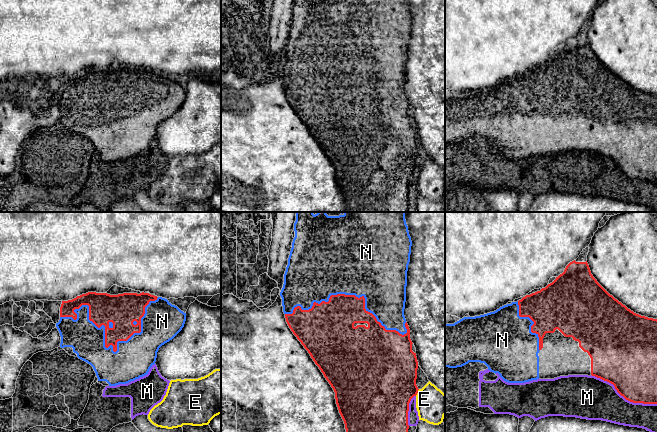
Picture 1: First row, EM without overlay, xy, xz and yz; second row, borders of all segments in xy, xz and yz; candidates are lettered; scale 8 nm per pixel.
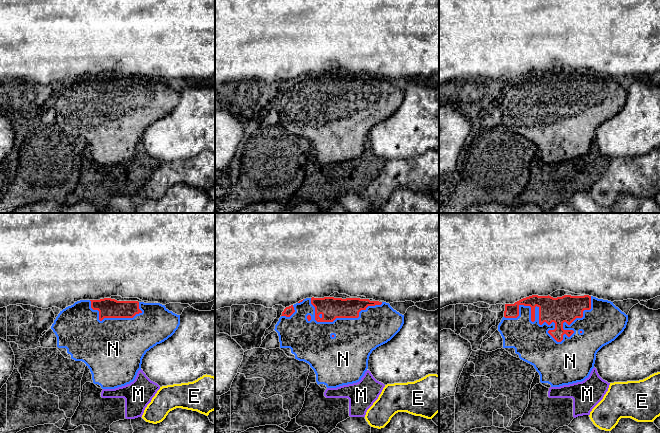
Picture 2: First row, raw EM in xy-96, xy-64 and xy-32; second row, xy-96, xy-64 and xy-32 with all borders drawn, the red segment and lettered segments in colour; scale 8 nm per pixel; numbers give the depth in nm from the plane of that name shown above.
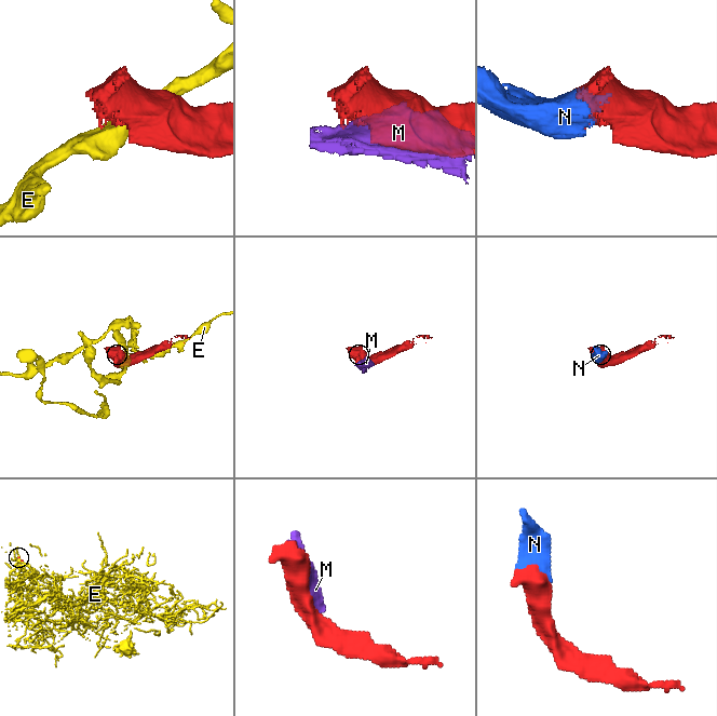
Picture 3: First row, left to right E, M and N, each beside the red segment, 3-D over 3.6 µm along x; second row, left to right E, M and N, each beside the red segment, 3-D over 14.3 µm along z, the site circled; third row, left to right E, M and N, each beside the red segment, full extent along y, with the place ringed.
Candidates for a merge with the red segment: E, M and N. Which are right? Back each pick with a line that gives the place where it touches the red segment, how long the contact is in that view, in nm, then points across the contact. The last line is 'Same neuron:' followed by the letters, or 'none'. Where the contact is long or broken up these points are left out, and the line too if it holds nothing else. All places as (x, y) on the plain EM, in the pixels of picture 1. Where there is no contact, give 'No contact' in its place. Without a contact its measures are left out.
N: Touches red at xy (105, 120). Shared border 800 nm
Same neuron: N

